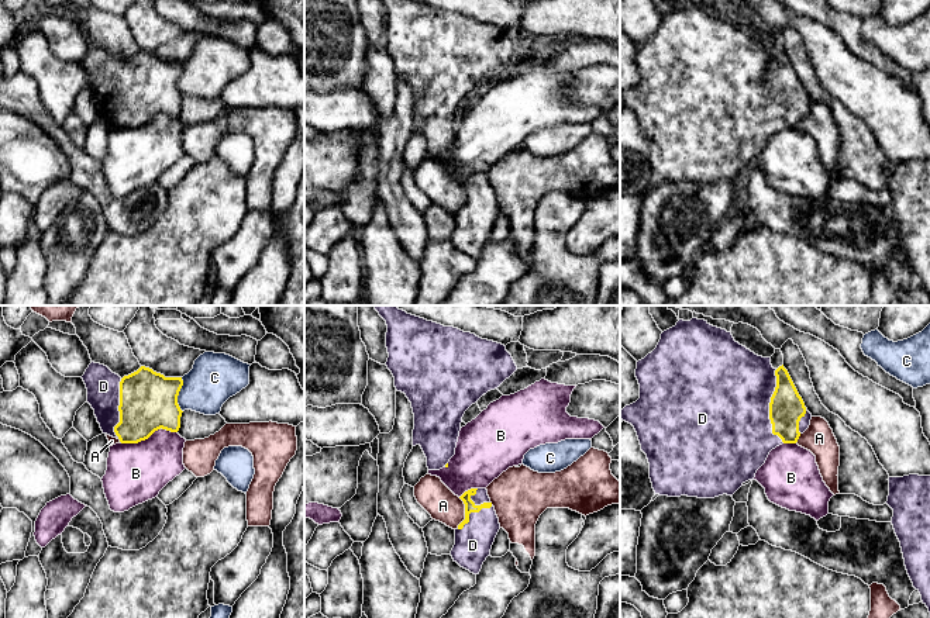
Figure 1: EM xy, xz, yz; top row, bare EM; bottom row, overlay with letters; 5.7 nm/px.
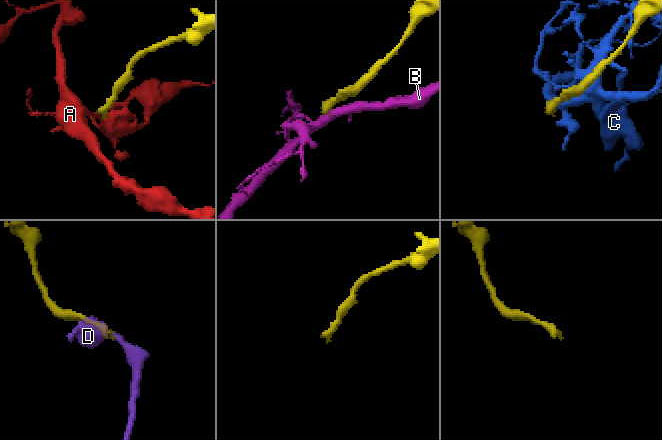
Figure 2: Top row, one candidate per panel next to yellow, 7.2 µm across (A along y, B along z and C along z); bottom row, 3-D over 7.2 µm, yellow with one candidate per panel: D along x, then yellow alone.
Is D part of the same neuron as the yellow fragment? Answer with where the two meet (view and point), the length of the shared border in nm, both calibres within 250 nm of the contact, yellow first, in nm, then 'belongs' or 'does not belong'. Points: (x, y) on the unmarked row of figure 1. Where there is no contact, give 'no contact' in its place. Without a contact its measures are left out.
yz (770, 92) | 420 nm | 200/500 nm | belongs

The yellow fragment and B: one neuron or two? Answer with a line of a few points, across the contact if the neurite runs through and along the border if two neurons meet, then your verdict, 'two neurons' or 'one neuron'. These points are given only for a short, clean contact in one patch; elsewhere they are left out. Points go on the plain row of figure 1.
two neurons

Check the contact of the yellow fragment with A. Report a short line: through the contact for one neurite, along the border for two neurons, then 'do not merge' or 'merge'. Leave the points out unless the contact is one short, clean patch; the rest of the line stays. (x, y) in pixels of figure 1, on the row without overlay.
do not merge

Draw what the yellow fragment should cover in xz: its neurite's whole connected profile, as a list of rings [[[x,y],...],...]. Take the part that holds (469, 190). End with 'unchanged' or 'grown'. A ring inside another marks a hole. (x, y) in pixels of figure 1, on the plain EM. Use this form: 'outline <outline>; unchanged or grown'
outline [[[471,173],[459,182],[465,189],[465,204],[455,214],[454,246],[479,259],[500,214],[499,203],[486,173]]]; grown

